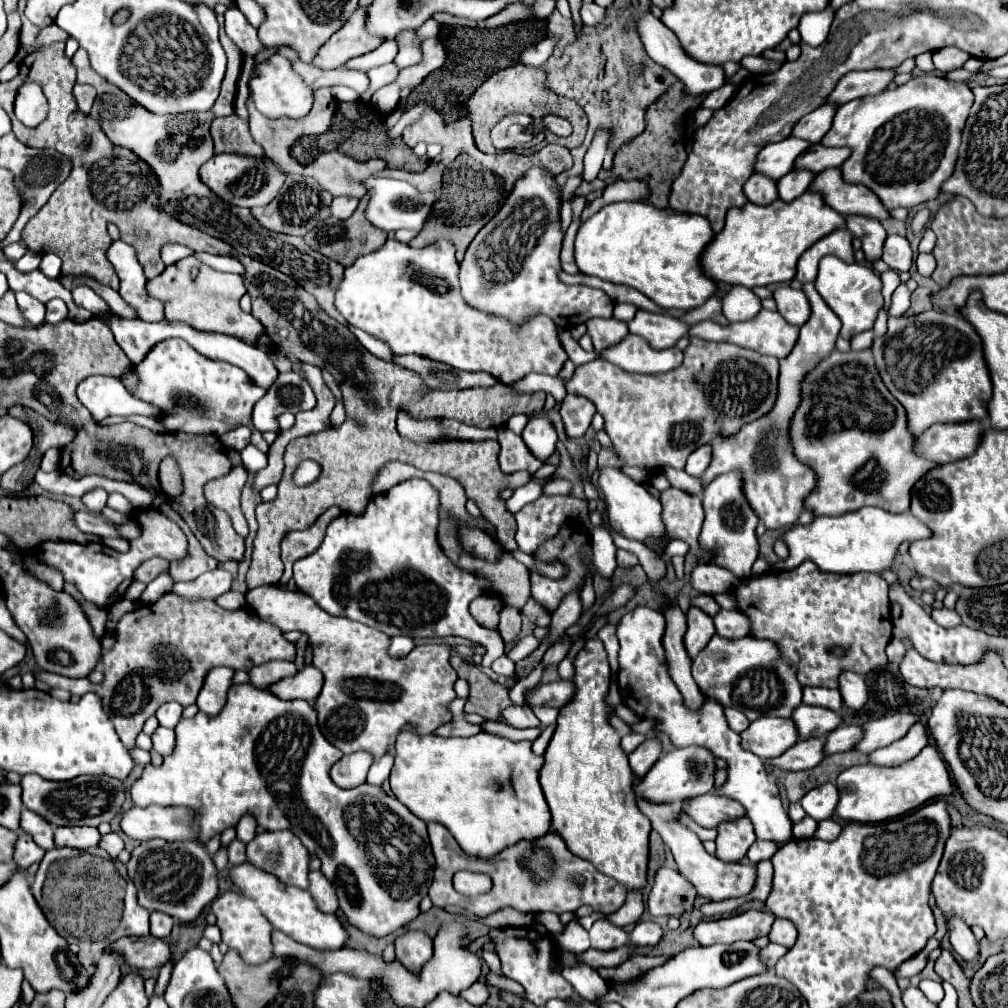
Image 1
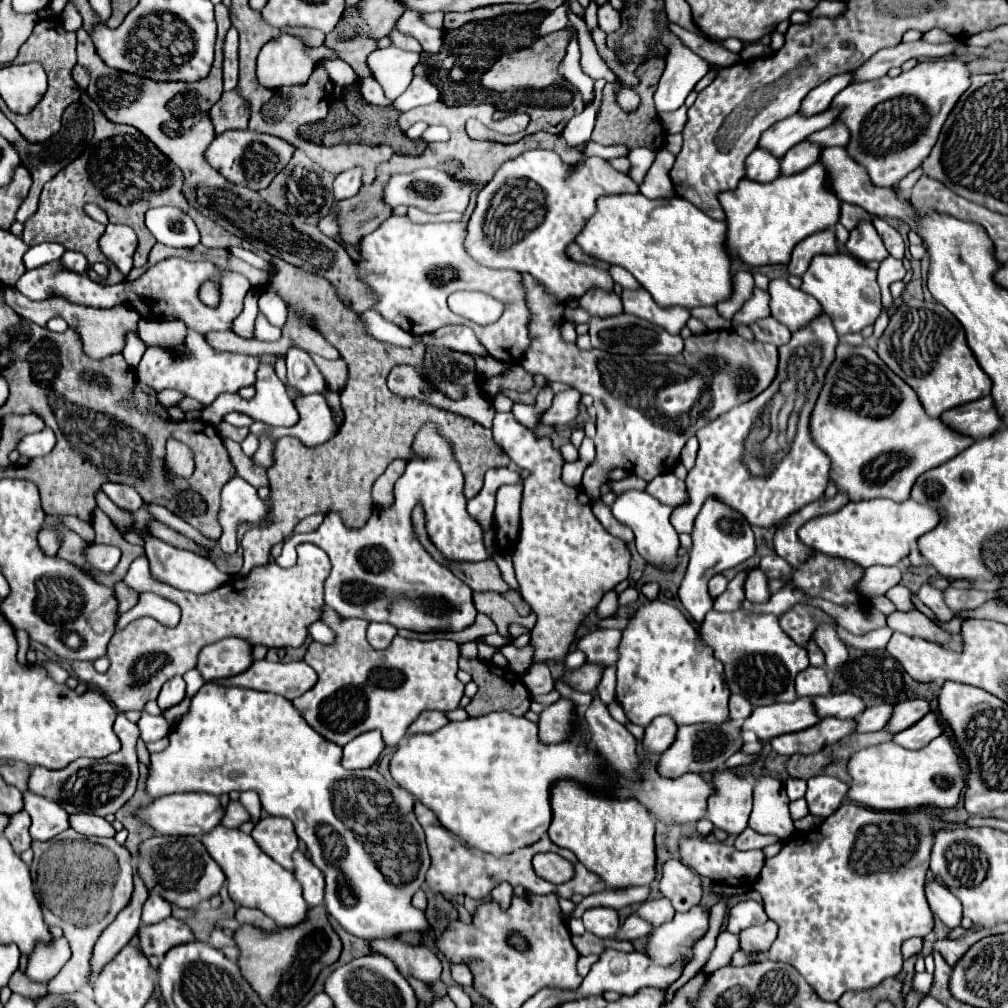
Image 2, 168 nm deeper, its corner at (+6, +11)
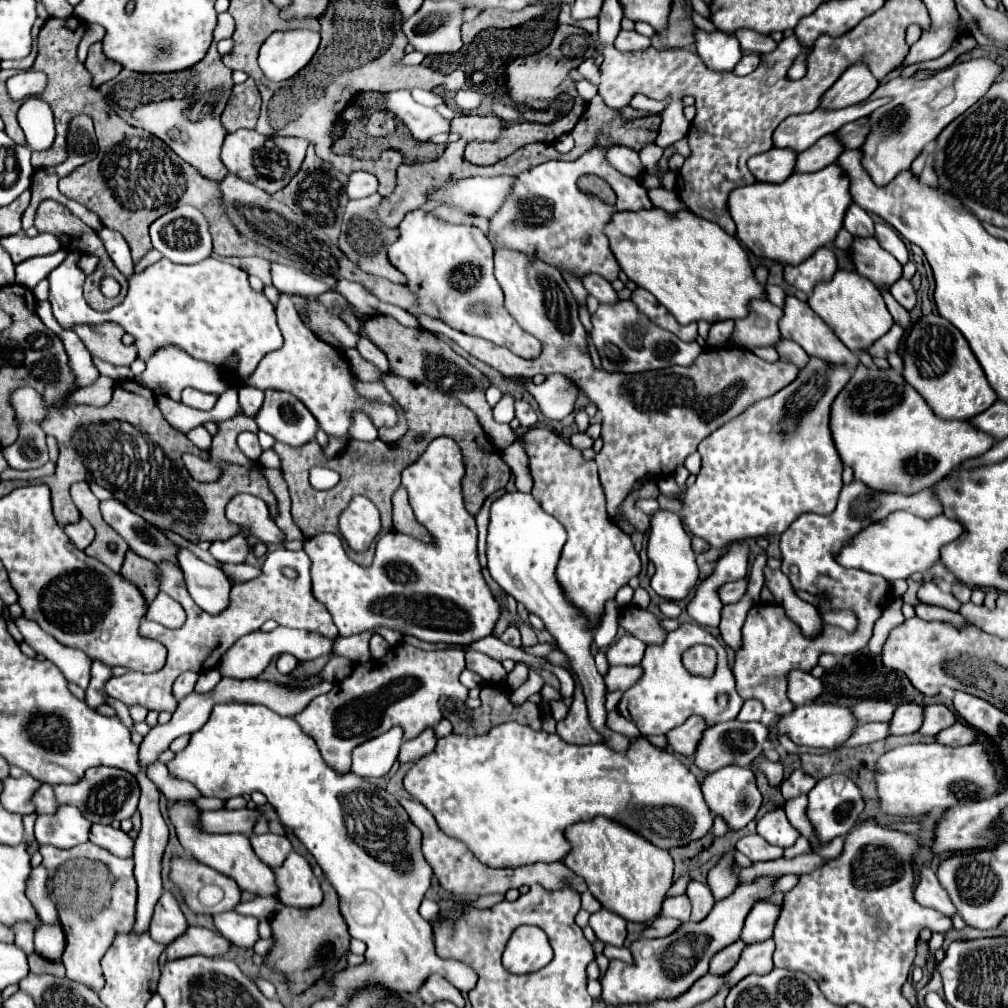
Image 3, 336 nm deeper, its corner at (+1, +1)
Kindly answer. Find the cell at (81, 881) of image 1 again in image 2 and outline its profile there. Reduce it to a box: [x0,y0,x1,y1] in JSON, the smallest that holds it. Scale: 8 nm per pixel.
[31,829,133,993]

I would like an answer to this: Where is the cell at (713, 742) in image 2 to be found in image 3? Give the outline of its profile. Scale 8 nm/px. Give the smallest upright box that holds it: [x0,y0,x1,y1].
[696,719,768,773]

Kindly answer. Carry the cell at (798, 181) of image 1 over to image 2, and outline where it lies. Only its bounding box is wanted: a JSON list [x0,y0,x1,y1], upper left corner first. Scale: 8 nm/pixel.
[781,141,821,175]

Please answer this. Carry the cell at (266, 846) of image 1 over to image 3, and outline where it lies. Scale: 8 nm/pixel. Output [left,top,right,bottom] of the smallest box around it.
[250,833,292,867]

